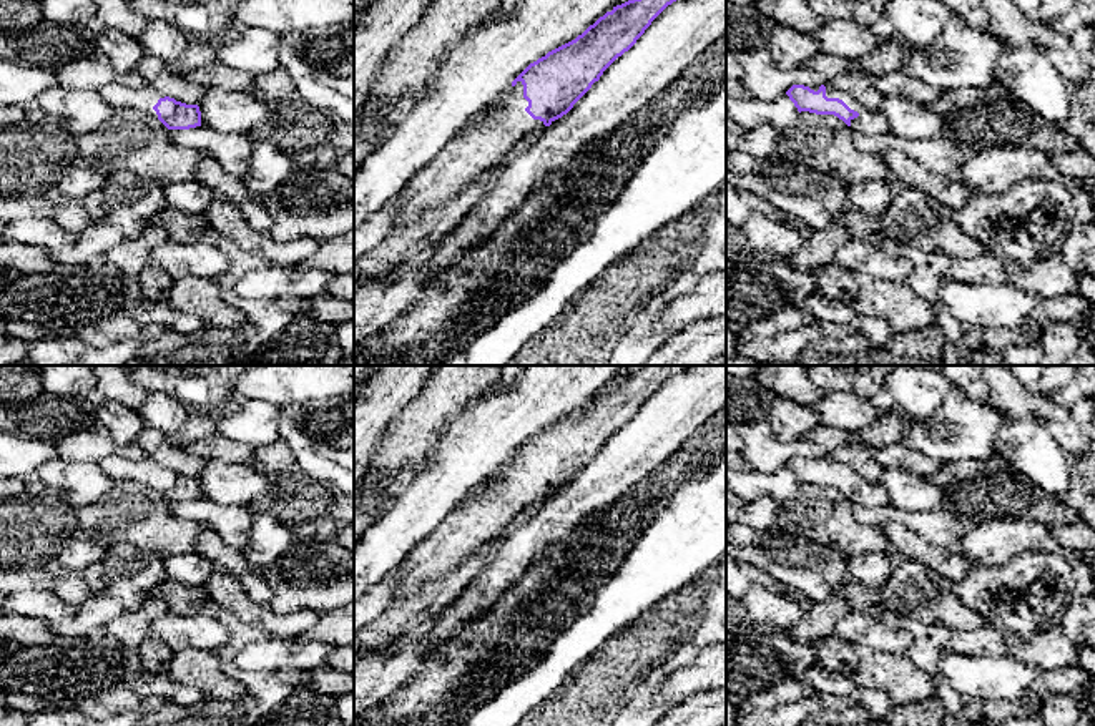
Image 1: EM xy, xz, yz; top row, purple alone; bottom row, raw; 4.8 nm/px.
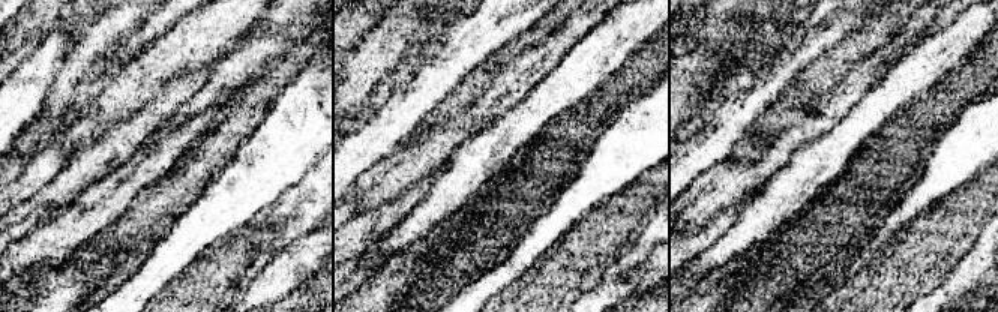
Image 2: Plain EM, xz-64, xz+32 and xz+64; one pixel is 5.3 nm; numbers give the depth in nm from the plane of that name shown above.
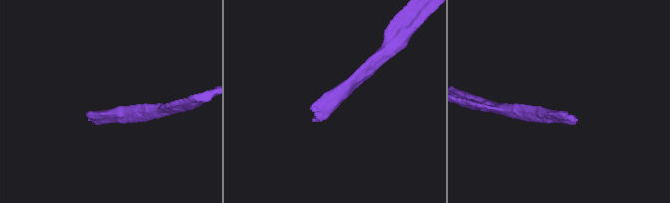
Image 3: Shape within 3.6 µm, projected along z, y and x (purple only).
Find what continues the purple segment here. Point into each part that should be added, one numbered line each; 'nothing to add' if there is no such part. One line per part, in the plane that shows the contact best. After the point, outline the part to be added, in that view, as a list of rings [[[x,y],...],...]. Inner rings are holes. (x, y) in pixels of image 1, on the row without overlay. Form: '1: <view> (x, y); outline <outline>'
1: xz (491, 507); outline [[[523,457],[507,459],[482,485],[469,493],[424,542],[384,580],[394,583],[394,601],[417,593],[493,540],[518,513],[547,498],[525,480]],[[392,601],[392,603],[394,603]]]

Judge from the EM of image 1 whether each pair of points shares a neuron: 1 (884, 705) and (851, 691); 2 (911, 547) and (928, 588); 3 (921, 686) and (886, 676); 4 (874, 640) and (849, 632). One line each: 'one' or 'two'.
1: one
2: two
3: one
4: one

